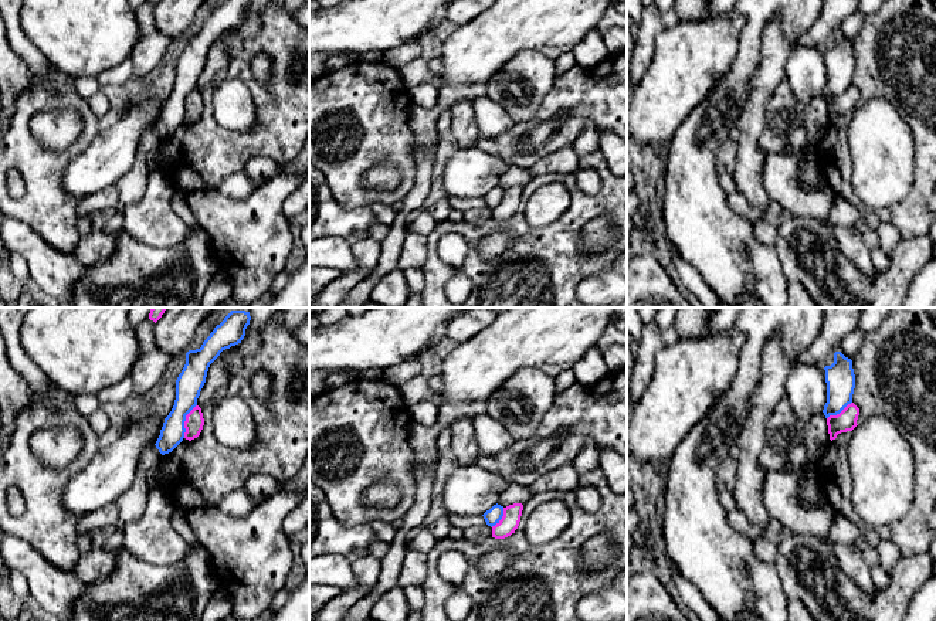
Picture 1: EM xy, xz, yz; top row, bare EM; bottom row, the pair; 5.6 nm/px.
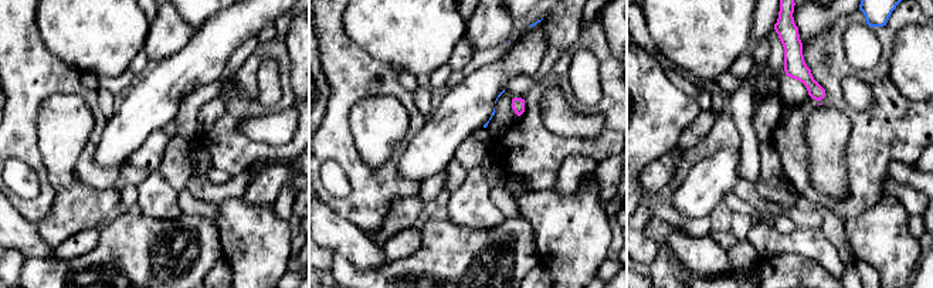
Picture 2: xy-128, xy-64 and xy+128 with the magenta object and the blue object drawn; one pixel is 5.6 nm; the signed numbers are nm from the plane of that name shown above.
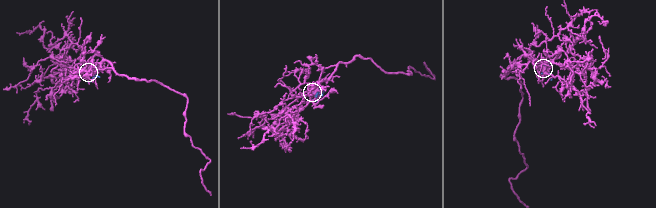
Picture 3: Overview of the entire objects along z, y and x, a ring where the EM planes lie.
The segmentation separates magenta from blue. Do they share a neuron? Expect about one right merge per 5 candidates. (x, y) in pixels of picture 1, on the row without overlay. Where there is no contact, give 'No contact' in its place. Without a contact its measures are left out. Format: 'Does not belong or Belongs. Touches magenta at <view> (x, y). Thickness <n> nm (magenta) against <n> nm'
Does not belong. Touches magenta at xy (185, 104). Thickness 110 nm (magenta) against 150 nm

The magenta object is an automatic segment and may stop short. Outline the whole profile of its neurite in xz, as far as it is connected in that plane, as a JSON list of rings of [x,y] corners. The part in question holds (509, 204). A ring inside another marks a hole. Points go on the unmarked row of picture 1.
[[[513,186],[503,190],[502,201],[495,208],[492,208],[492,220],[505,221],[515,216],[520,204],[522,193],[522,186]]]

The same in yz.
[[[851,85],[840,96],[827,101],[830,122],[835,122],[838,116],[852,113],[858,106],[859,91]]]

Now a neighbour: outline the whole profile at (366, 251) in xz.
[[[370,237],[353,242],[352,254],[356,262],[353,271],[376,268],[380,252],[381,252],[381,242]]]

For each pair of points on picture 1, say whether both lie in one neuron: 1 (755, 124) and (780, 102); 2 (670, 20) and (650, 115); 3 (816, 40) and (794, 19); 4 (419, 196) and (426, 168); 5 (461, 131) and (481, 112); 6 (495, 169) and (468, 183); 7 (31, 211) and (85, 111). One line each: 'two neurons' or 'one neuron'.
1: two neurons
2: two neurons
3: two neurons
4: one neuron
5: two neurons
6: one neuron
7: one neuron

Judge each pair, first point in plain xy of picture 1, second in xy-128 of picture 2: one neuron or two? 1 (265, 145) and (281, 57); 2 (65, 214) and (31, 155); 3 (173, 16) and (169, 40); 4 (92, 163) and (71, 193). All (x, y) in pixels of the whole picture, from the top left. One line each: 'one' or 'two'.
1: one
2: one
3: one
4: two

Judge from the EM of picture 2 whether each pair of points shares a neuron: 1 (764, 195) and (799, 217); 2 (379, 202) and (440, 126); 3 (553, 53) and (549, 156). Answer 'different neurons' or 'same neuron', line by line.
1: same neuron
2: different neurons
3: different neurons

